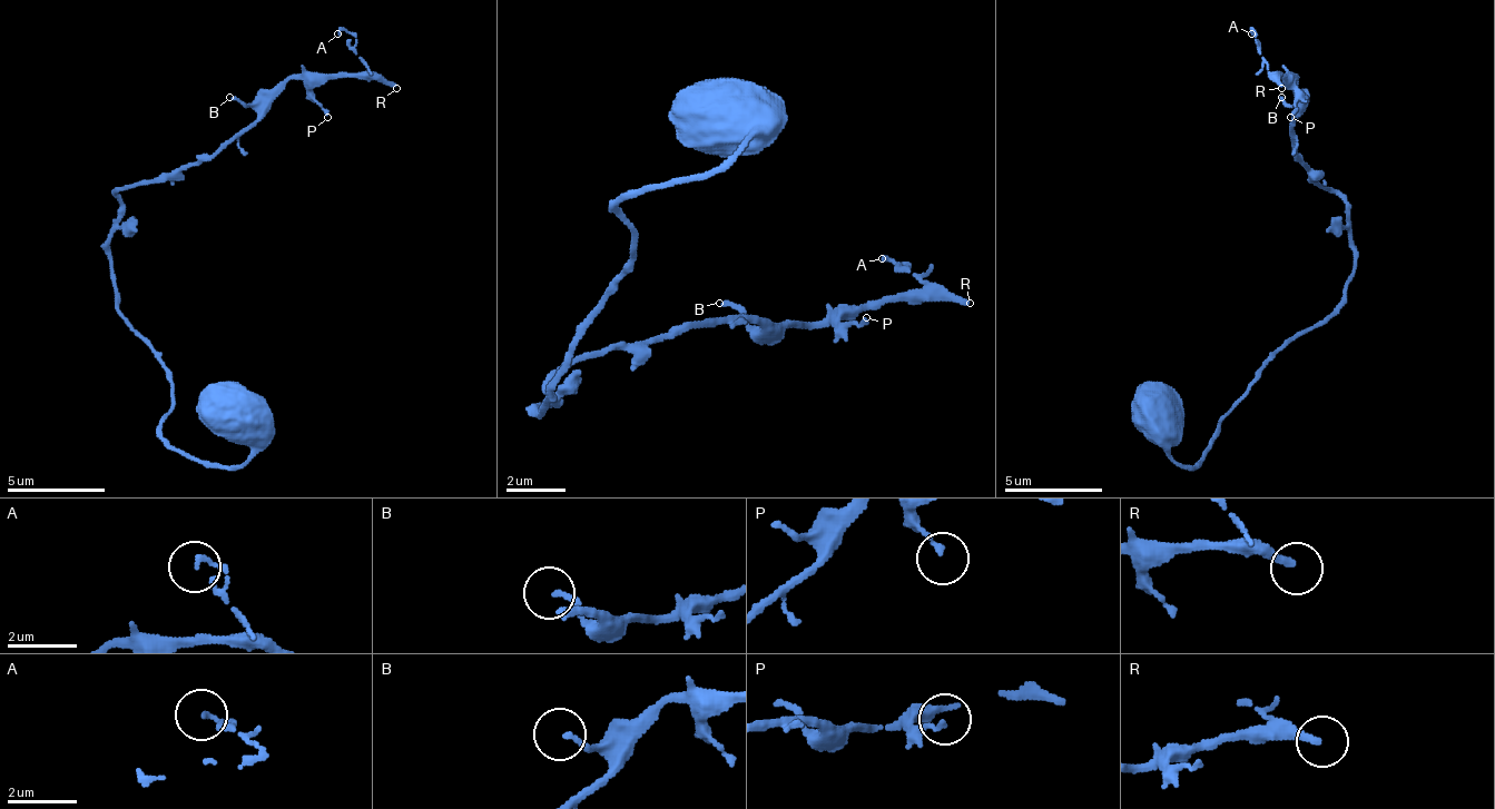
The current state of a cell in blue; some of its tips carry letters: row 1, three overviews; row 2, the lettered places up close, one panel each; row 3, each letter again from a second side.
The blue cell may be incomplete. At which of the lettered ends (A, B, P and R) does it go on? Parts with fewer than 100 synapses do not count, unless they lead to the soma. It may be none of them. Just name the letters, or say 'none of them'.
R

